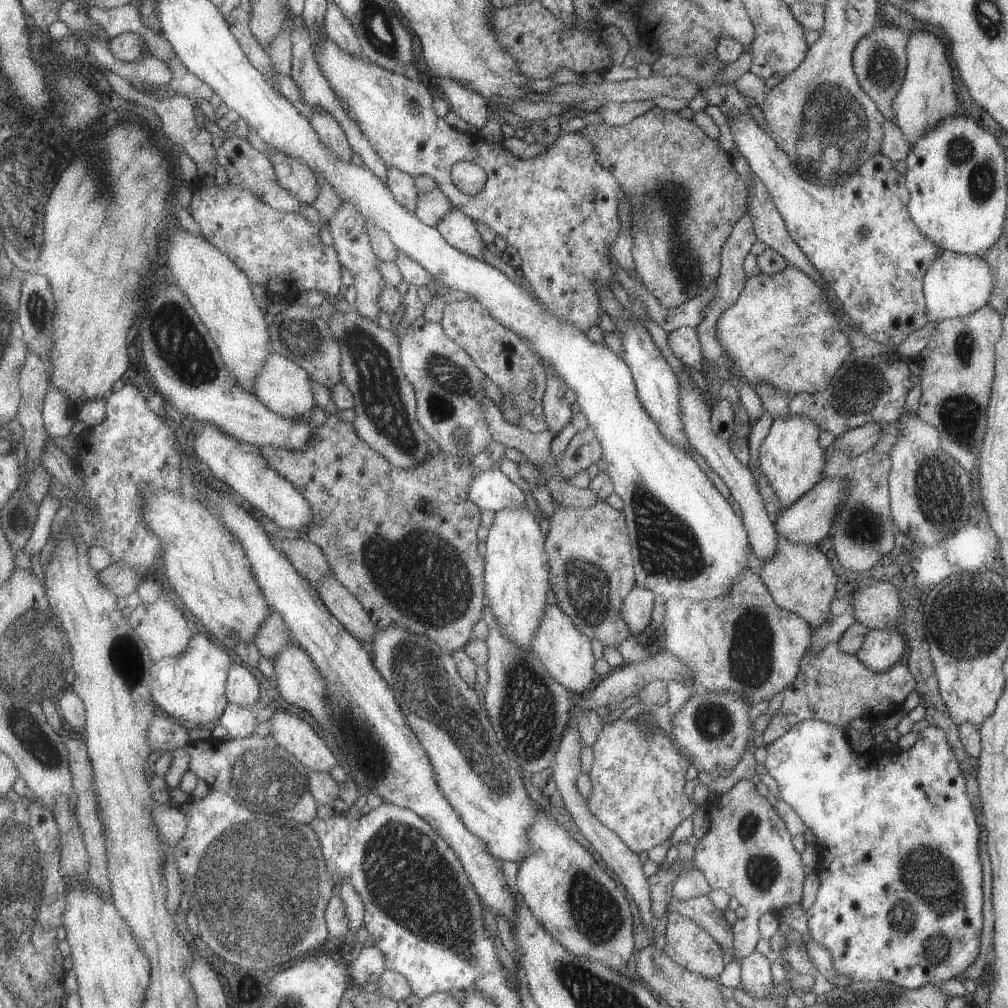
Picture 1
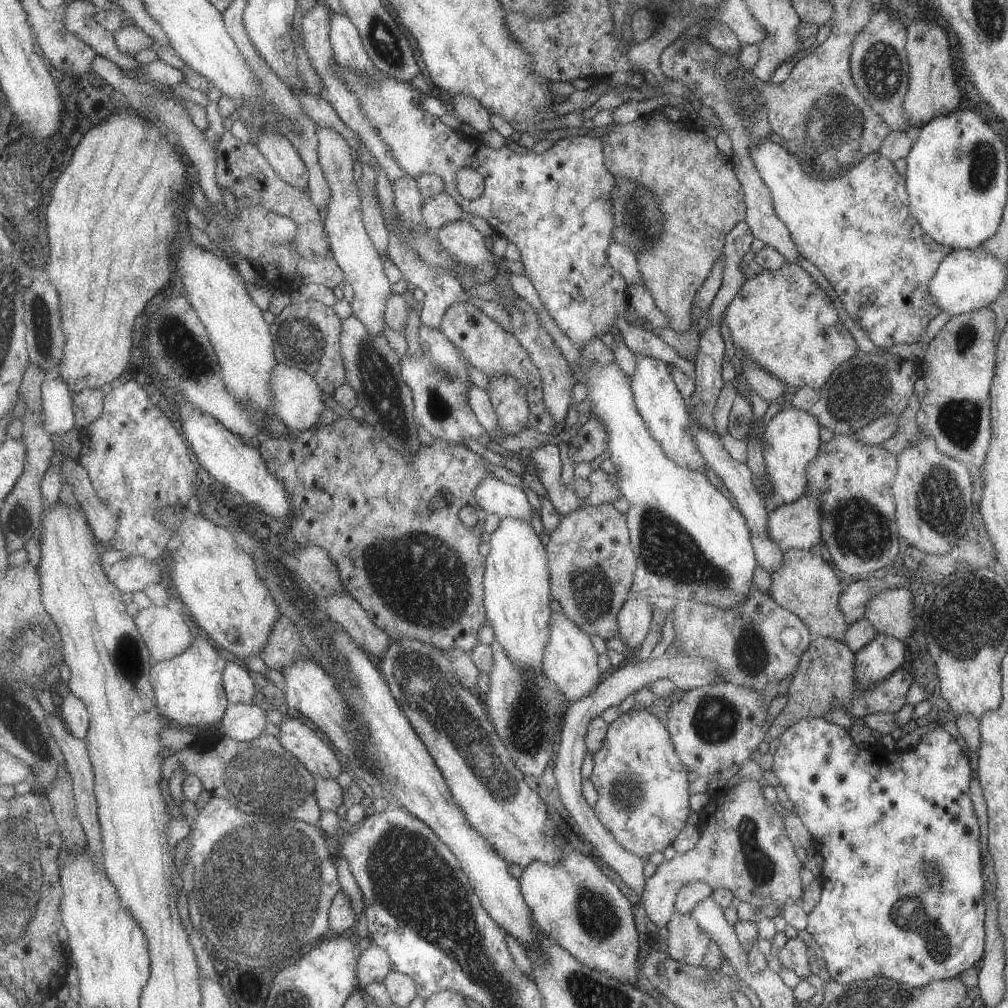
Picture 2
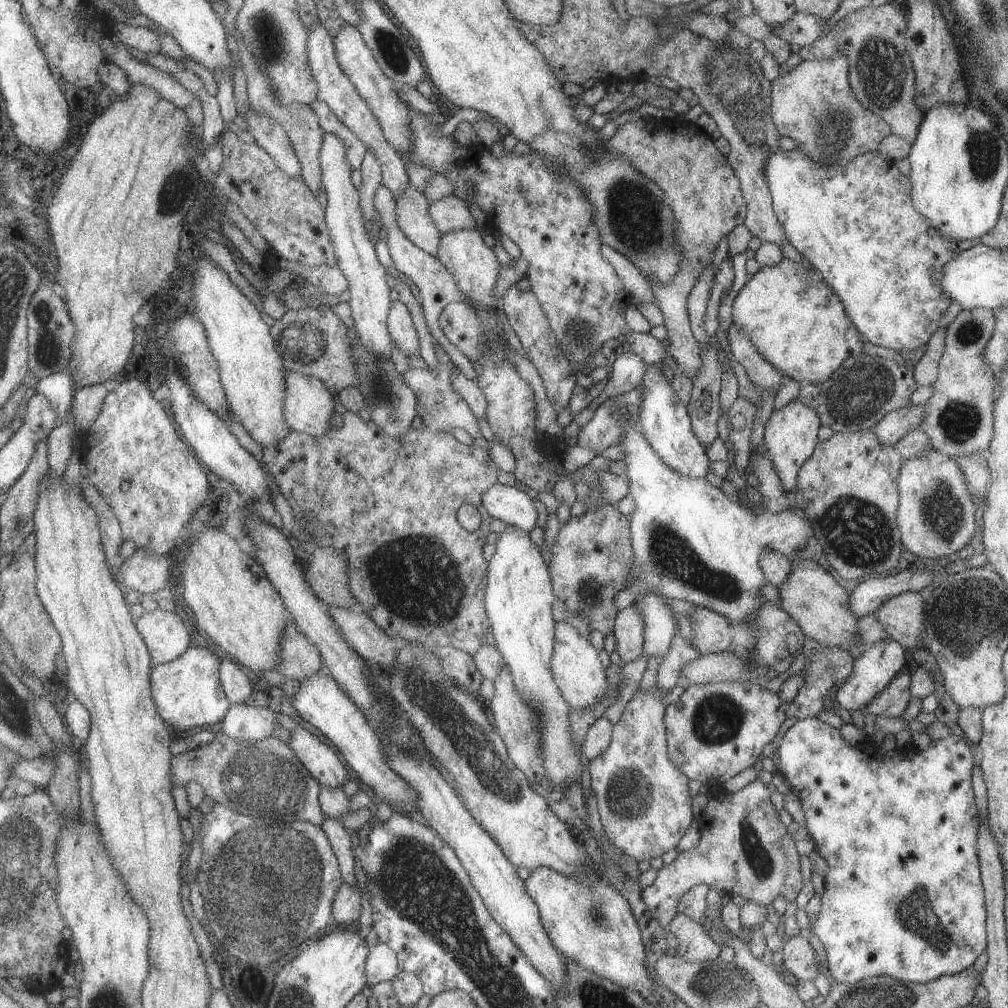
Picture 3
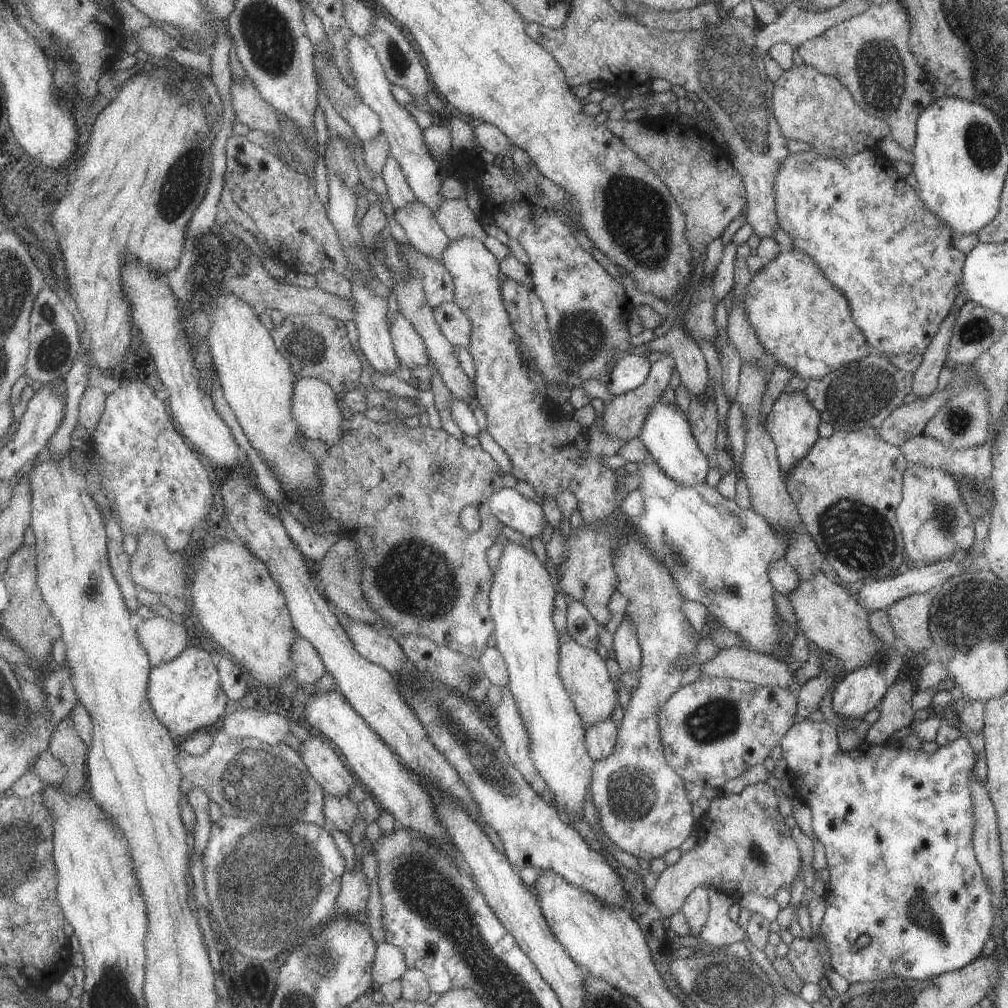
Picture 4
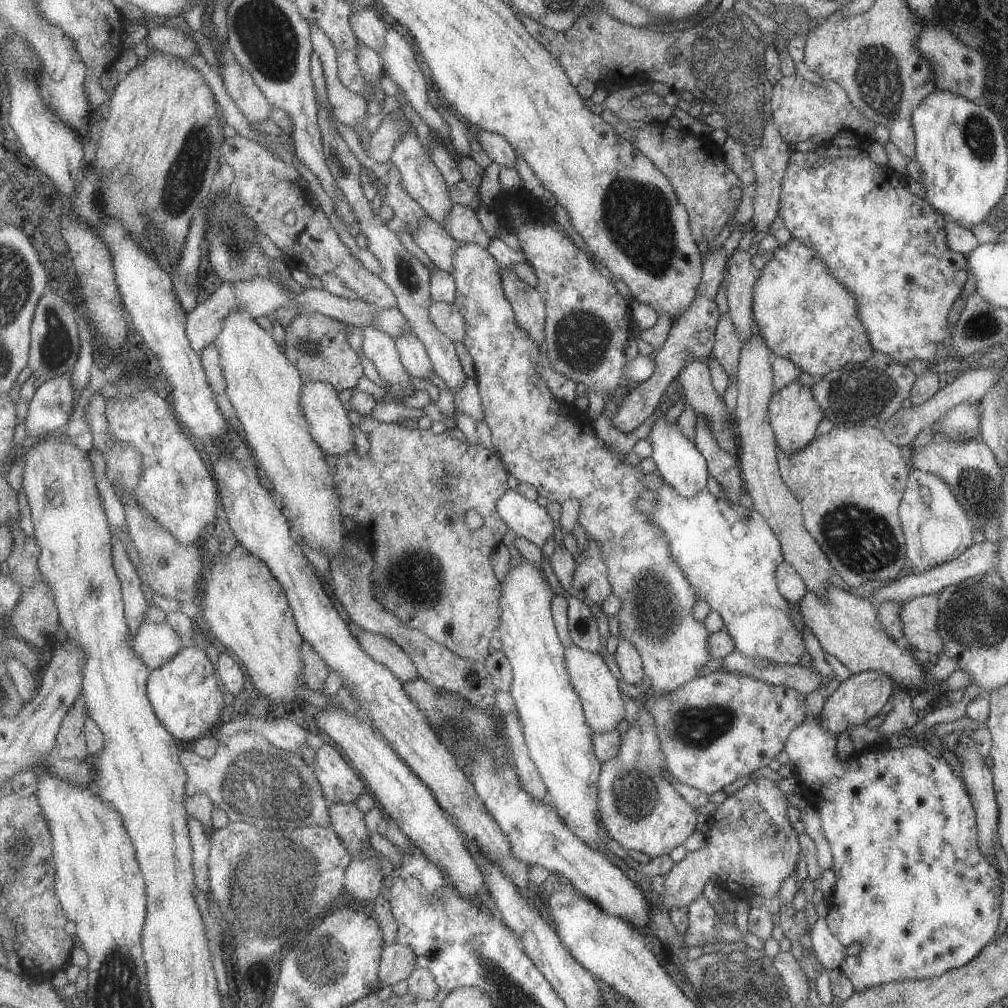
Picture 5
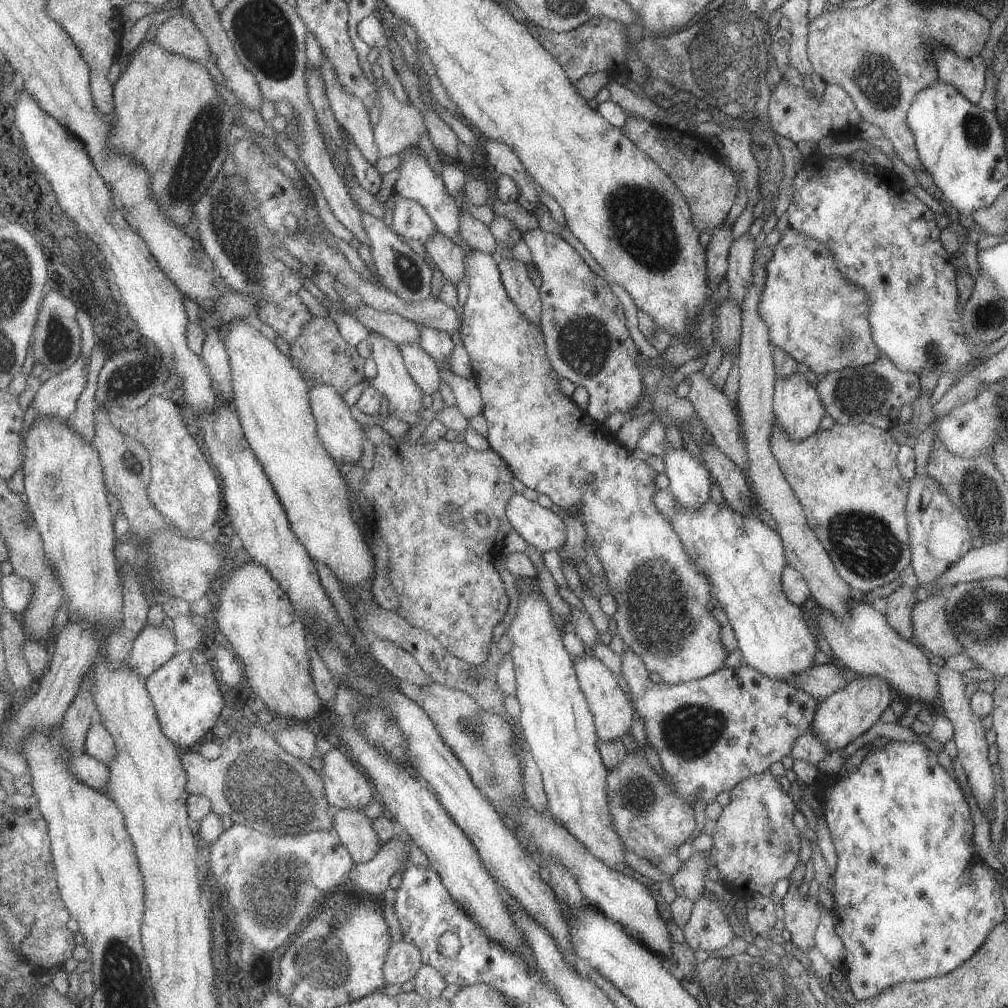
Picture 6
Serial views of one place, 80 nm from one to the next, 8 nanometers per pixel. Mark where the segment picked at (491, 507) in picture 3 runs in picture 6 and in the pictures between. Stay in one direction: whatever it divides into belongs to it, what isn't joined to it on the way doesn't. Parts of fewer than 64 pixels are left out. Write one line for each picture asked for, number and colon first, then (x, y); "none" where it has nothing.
4: (514, 511)
5: (527, 519)
6: (539, 527)

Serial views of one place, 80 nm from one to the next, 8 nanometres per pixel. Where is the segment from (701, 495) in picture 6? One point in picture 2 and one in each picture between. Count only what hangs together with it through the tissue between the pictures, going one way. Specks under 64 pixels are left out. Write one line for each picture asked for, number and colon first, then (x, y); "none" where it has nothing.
2: (656, 398)
3: (664, 423)
4: (666, 434)
5: (679, 463)

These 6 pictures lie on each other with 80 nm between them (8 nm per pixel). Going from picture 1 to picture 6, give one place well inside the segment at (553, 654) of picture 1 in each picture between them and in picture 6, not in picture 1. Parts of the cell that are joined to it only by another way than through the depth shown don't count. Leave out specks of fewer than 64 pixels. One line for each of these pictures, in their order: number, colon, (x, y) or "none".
2: (569, 660)
3: (575, 668)
4: (583, 673)
5: (600, 693)
6: (605, 696)

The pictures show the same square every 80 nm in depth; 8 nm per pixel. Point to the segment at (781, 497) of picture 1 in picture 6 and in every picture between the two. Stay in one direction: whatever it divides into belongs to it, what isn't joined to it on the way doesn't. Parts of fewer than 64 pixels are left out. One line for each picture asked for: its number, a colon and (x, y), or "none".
2: (790, 440)
3: (790, 434)
4: (791, 422)
5: (794, 414)
6: (796, 407)

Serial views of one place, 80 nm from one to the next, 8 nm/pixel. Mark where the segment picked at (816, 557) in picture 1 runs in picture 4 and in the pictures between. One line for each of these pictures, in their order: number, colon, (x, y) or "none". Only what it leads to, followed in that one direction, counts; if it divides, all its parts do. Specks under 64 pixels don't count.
2: (804, 584)
3: (813, 599)
4: (834, 619)

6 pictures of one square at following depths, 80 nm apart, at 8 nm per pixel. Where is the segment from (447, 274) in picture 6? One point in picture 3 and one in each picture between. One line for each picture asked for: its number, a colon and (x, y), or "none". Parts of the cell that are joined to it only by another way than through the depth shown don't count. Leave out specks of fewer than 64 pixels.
3: (411, 212)
4: (424, 234)
5: (439, 246)

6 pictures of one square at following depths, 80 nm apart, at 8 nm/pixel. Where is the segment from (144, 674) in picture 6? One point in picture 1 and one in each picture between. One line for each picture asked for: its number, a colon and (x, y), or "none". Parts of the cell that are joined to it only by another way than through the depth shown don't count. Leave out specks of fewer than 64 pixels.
1: (162, 626)
2: (164, 629)
3: (163, 632)
4: (162, 640)
5: (154, 643)

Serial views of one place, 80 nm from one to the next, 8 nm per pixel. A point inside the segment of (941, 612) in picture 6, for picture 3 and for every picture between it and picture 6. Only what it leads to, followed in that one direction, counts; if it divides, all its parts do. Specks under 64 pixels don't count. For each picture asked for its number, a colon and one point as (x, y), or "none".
3: (901, 615)
4: (909, 617)
5: (919, 616)

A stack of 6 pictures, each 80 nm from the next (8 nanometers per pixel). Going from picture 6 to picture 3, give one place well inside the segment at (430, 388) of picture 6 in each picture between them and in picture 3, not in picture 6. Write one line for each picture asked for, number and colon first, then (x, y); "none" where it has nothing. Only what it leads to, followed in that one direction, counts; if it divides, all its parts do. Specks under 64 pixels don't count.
3: (400, 327)
4: (408, 345)
5: (413, 357)

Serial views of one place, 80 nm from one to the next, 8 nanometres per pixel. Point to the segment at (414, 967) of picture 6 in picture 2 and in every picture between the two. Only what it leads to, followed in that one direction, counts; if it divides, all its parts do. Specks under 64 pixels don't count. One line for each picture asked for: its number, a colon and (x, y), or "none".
2: (373, 965)
3: (381, 964)
4: (388, 964)
5: (397, 961)

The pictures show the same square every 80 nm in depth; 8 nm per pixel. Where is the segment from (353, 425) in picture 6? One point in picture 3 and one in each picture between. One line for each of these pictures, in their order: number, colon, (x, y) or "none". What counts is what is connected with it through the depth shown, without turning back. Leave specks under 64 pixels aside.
3: (308, 406)
4: (315, 409)
5: (330, 422)

